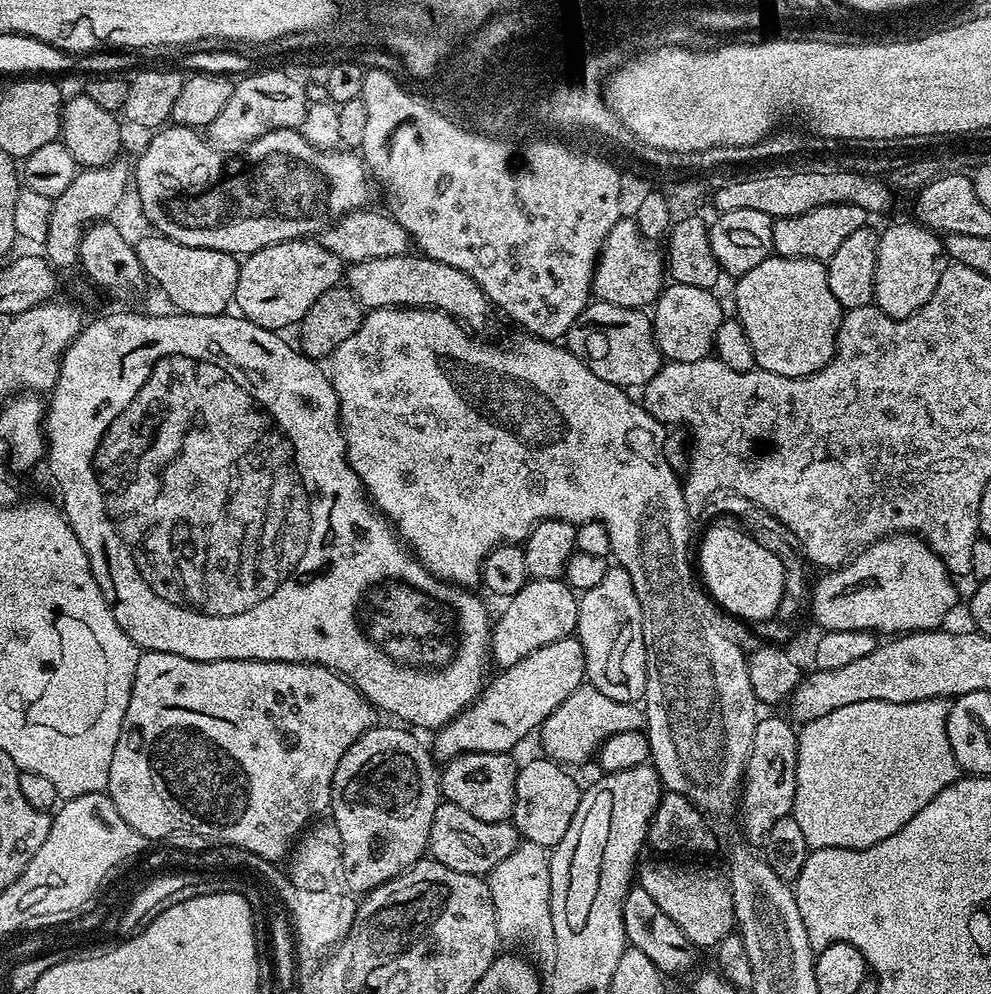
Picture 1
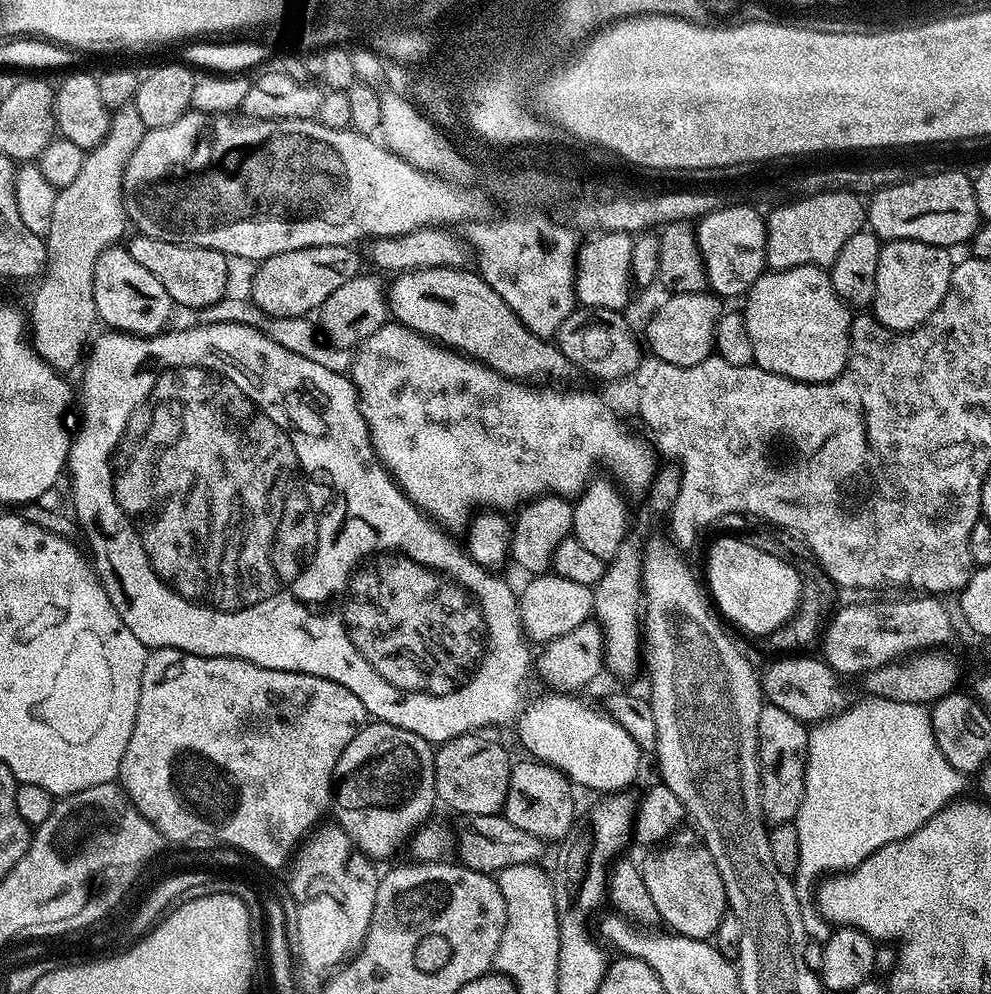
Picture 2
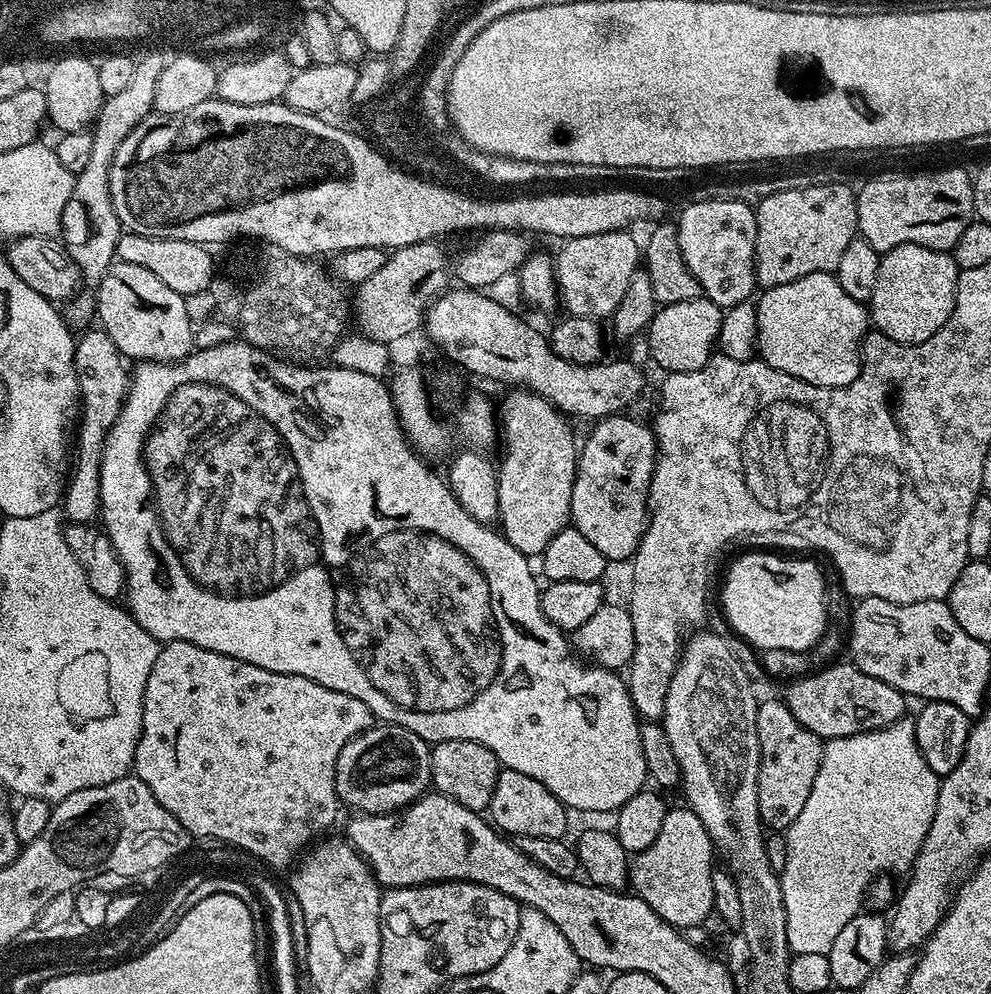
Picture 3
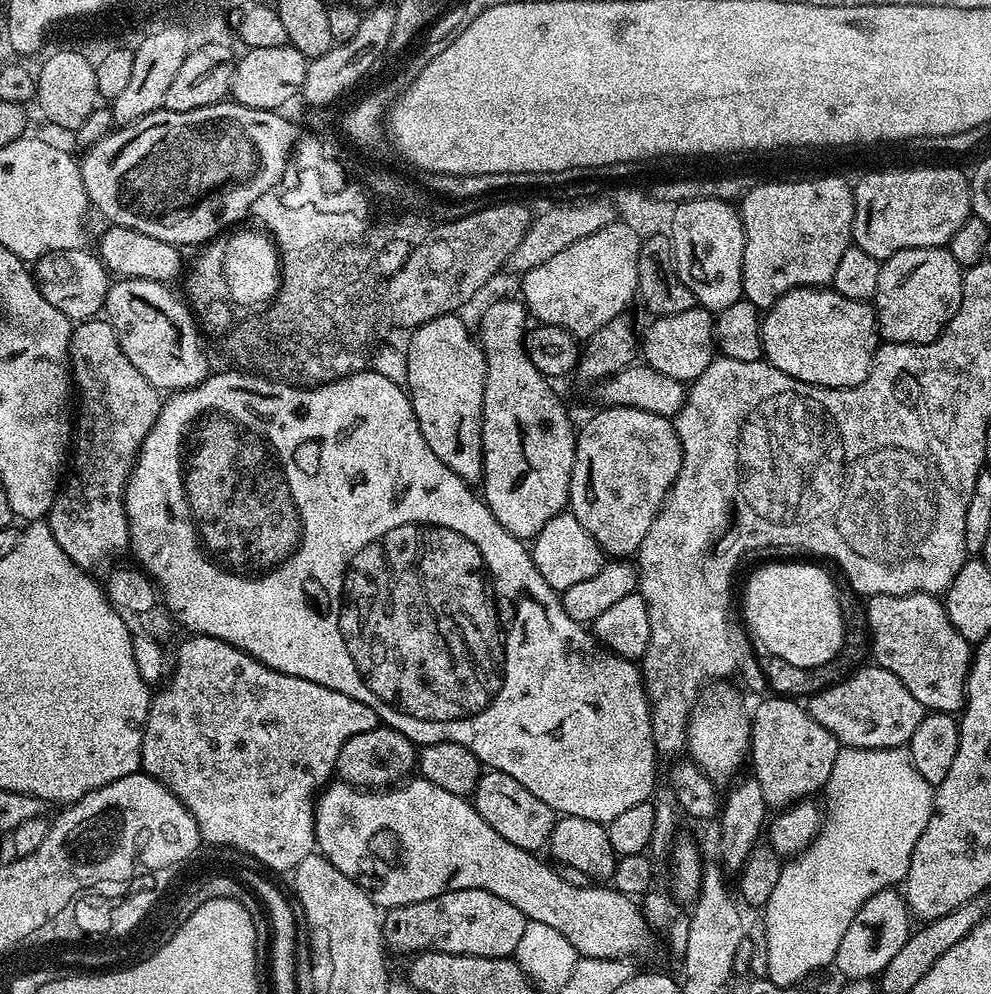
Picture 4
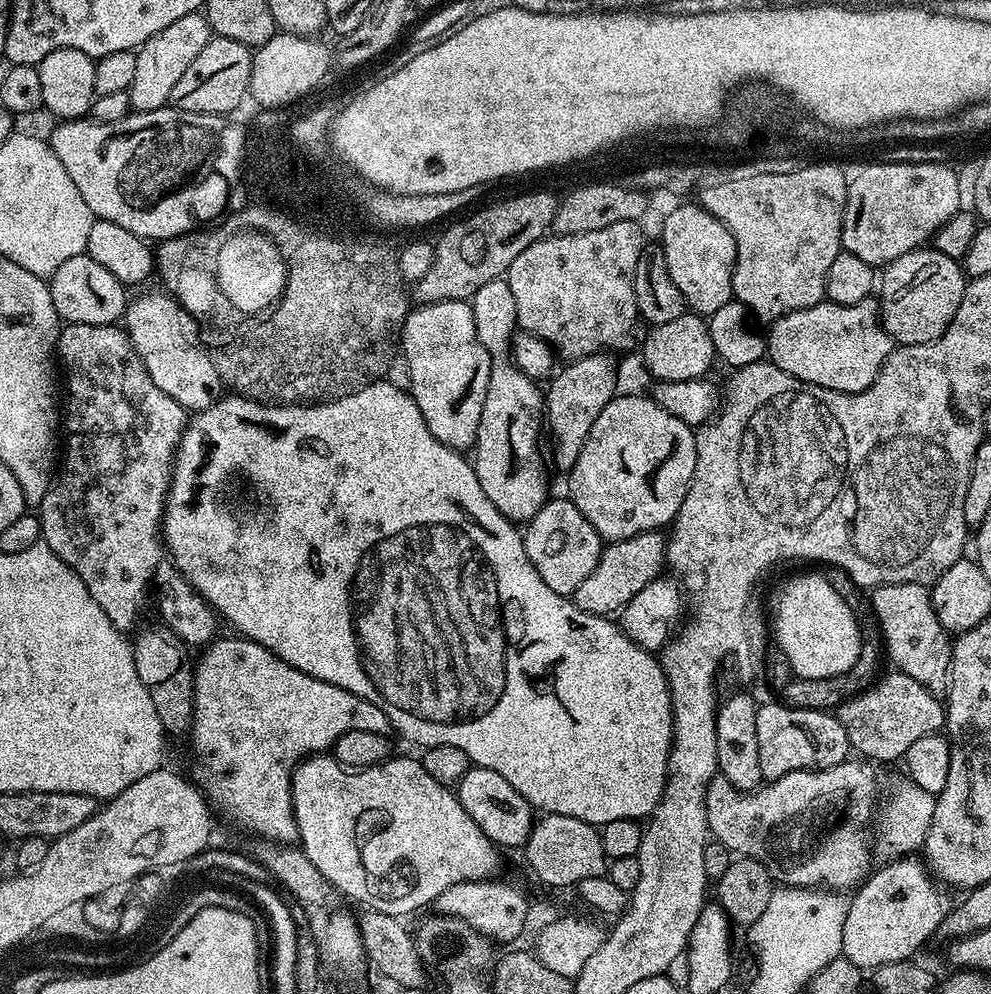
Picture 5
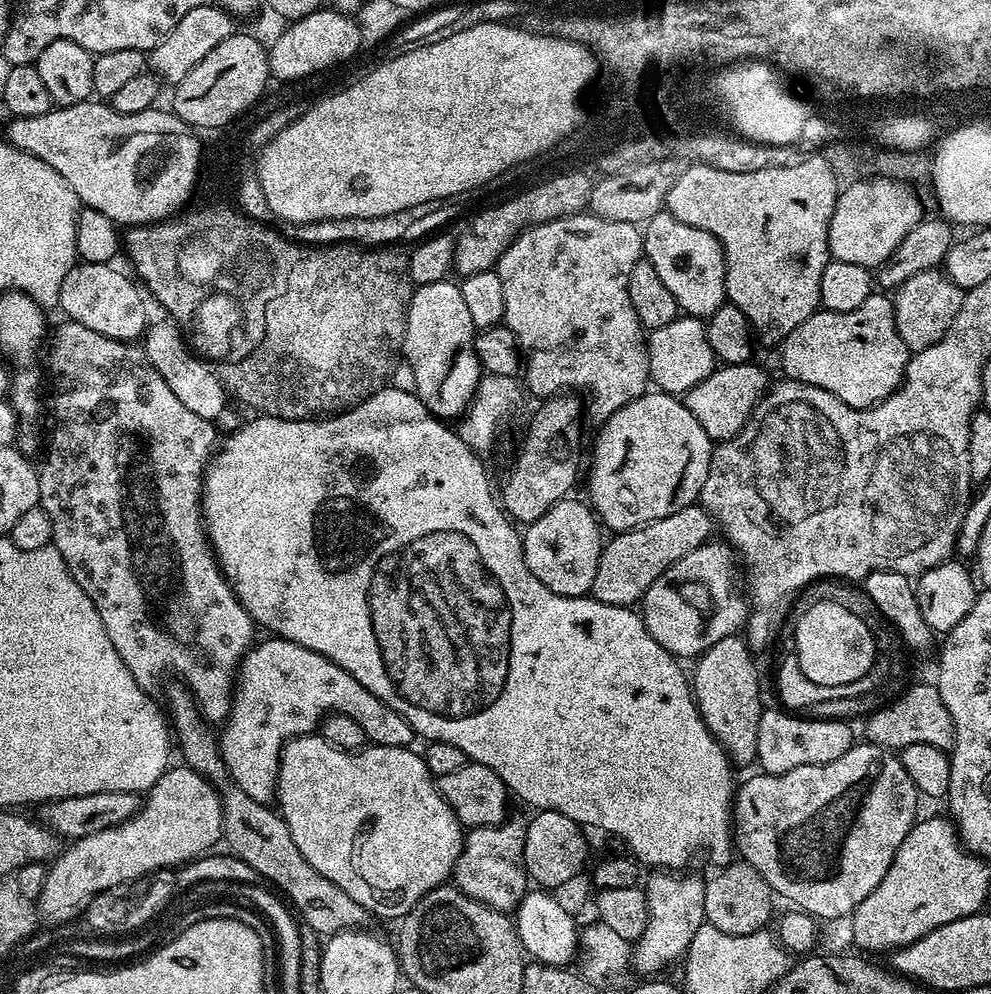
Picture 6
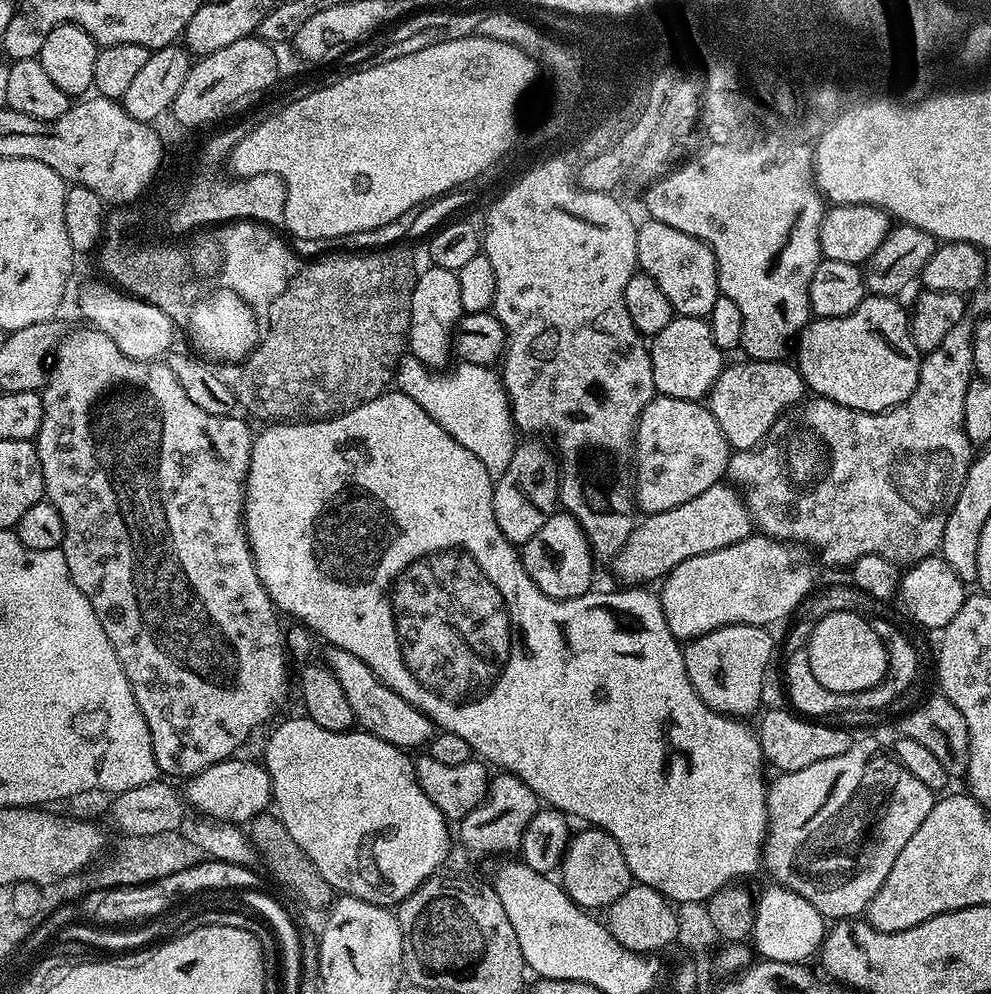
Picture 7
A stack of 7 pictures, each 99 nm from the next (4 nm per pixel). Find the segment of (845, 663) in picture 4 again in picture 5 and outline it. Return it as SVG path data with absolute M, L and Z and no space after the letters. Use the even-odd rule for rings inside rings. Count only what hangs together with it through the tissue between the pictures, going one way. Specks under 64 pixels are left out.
M829 567L826 575L830 586L834 586L834 590L838 590L838 594L842 594L846 606L850 606L850 610L856 616L856 621L860 627L860 653L858 654L858 662L854 662L854 666L850 666L850 670L844 672L841 676L818 678L817 680L790 678L790 669L787 663L779 662L780 664L774 665L772 668L773 681L771 680L771 683L773 685L785 683L784 696L782 696L783 703L790 704L794 708L835 710L844 701L849 700L851 696L862 694L871 684L875 684L882 672L882 667L880 668L880 656L882 660L880 623L876 621L876 613L872 610L871 599L854 583L850 578L850 574L846 574L844 568Z

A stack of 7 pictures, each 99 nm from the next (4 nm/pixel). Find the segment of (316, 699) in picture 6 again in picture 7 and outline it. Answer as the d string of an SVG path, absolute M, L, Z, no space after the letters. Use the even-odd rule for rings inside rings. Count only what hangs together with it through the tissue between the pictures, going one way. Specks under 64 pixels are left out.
M329 647L327 651L328 653L322 656L323 663L327 664L334 678L338 678L346 694L346 702L350 702L350 710L354 710L356 724L363 731L405 750L423 749L427 745L434 735L434 725L429 716L422 714L422 710L410 706L406 698L394 694L390 686L386 686L372 673L366 662L362 662L362 658L354 658L350 650Z

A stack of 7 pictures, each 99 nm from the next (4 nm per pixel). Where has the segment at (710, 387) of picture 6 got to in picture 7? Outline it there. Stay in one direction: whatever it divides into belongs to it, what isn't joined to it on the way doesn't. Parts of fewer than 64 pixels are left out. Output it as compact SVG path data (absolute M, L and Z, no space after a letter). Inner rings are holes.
M745 359L743 363L725 367L706 403L729 445L736 450L752 450L763 445L781 416L805 399L806 385L800 369L784 360Z

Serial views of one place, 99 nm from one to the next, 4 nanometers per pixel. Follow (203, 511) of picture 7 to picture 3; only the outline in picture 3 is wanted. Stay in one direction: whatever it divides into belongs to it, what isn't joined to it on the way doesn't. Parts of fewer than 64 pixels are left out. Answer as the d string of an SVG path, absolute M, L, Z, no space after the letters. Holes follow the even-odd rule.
M102 330L88 332L84 337L76 340L76 353L74 354L74 366L76 367L76 377L80 387L80 402L82 411L78 417L78 448L80 453L75 453L74 468L76 473L71 473L66 487L62 493L62 509L69 521L73 524L89 524L100 515L100 455L104 453L104 439L114 426L114 422L120 413L120 407L126 402L128 389L130 387L130 368L125 357L121 356L118 346Z

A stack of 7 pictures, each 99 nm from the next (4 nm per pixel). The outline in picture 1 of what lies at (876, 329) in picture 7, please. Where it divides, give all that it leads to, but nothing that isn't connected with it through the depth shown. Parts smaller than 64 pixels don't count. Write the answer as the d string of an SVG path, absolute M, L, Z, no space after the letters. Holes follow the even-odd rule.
M775 254L767 256L754 270L744 272L736 283L735 319L746 330L750 346L754 346L756 368L783 376L809 376L822 370L836 353L836 339L840 329L842 309L838 298L830 294L827 267L819 260L786 258Z

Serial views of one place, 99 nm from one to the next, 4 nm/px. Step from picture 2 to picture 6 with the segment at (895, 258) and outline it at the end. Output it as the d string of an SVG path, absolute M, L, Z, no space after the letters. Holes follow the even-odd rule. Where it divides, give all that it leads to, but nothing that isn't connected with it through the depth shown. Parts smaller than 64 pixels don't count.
M931 268L906 278L892 296L894 318L902 342L906 342L909 353L920 352L926 346L934 346L950 330L954 318L964 301L965 289L959 288L943 270Z

